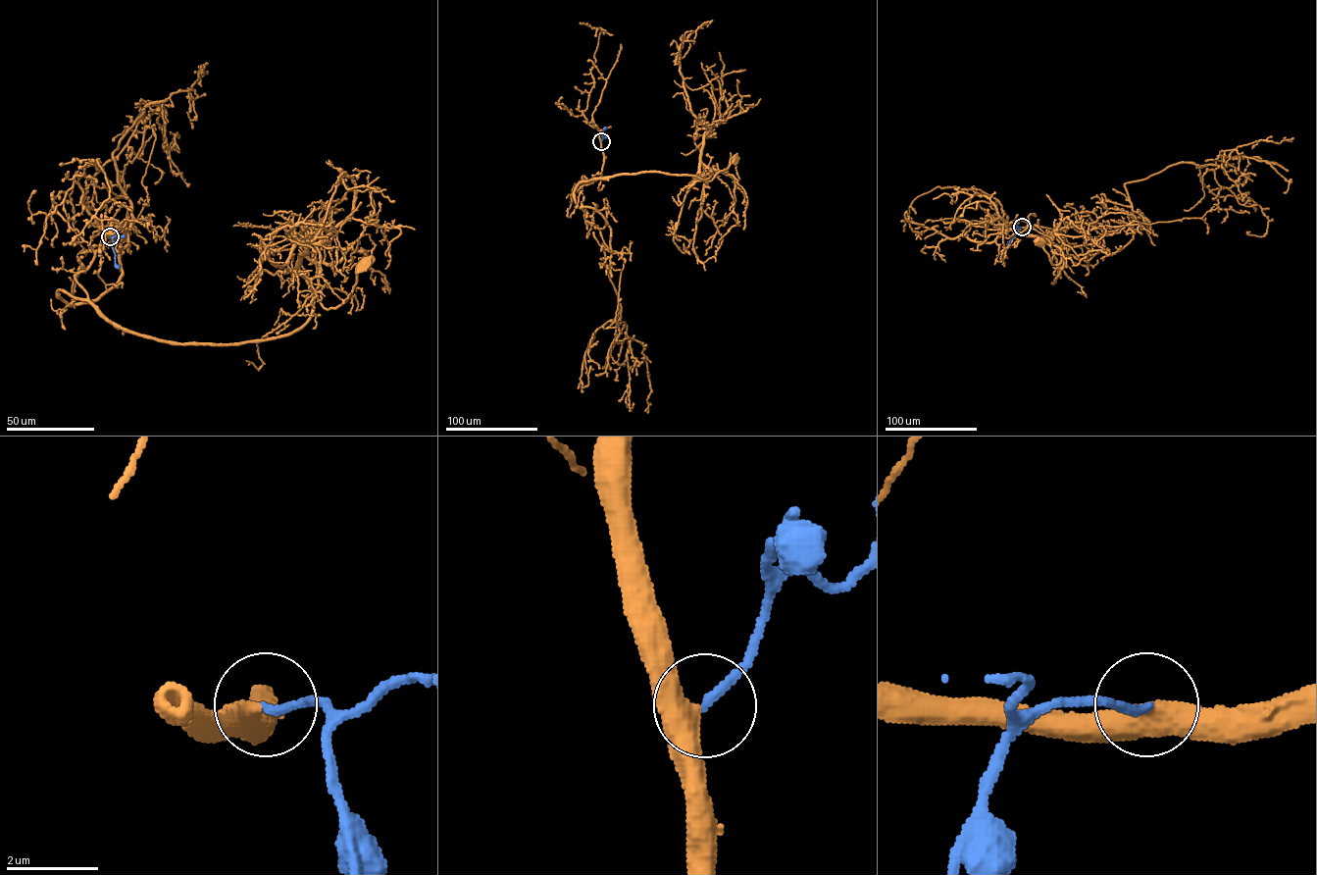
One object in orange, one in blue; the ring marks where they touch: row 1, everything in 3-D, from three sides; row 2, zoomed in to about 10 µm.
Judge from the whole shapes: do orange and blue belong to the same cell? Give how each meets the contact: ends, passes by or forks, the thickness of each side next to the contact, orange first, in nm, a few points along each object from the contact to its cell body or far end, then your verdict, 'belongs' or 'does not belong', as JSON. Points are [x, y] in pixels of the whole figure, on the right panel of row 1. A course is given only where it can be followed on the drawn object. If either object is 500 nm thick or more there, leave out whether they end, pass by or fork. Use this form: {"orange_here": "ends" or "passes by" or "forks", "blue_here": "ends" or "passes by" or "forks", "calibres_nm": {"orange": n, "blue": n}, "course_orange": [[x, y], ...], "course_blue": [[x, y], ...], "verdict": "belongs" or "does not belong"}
{"calibres_nm": {"orange": 500, "blue": 180}, "course_orange": [[1021, 227], [1061, 233], [1065, 245], [1053, 283], [1063, 259], [1052, 264], [1039, 239]], "course_blue": [[1021, 227], [1007, 243]], "verdict": "belongs"}

